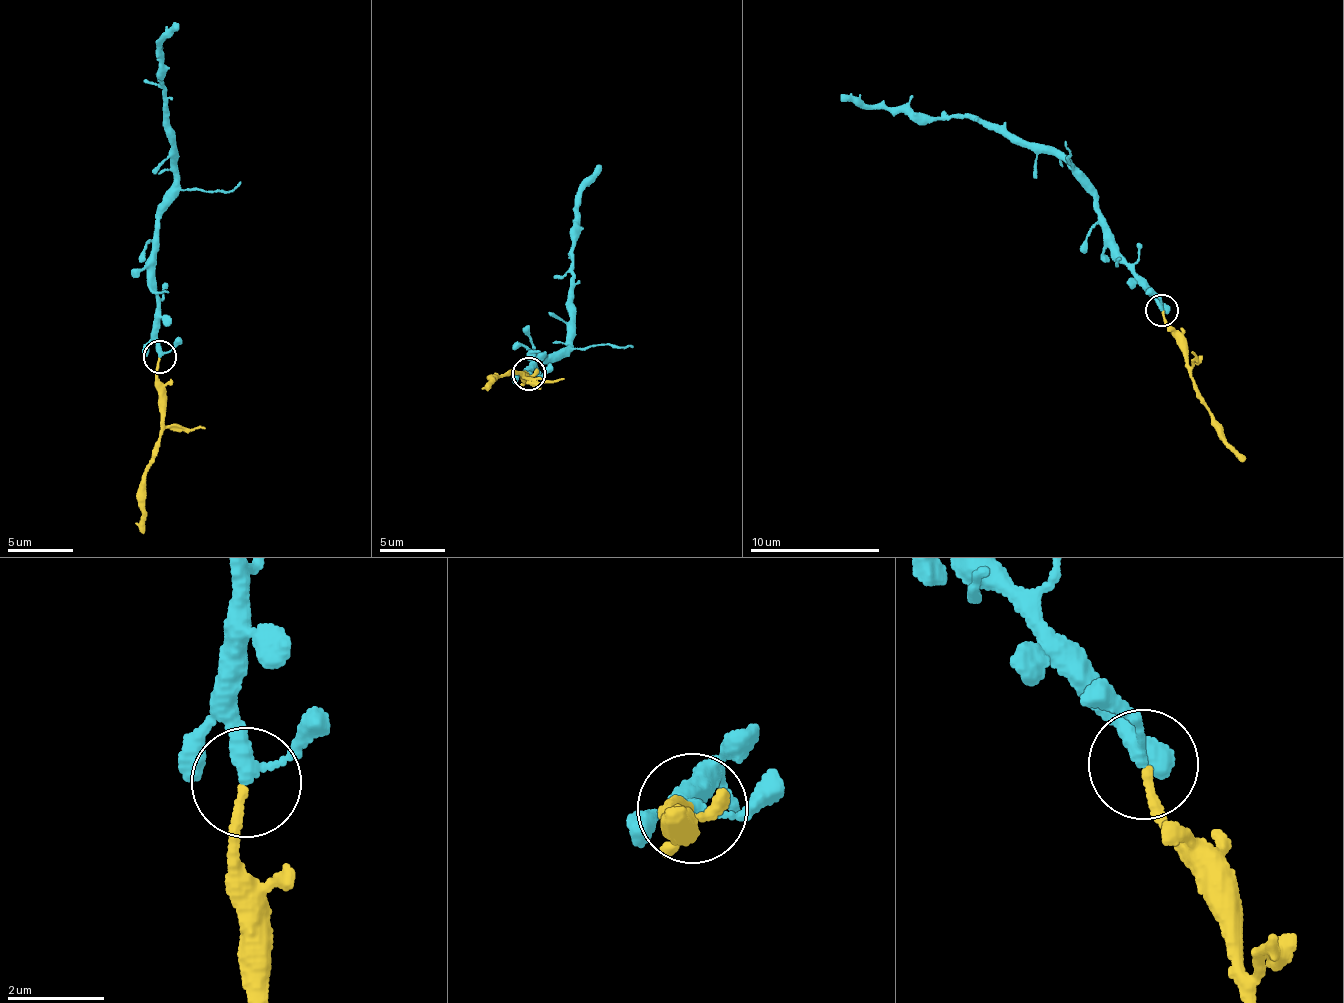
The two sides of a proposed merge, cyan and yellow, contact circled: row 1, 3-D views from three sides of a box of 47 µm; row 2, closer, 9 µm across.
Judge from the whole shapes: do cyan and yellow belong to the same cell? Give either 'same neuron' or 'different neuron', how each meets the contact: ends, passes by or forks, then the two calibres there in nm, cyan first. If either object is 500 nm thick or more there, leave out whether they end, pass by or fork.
same neuron | cyan passes by | yellow ends | 240/170 nm

